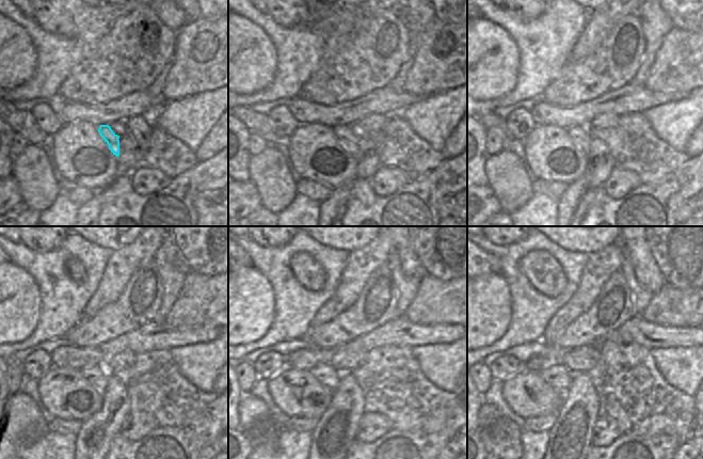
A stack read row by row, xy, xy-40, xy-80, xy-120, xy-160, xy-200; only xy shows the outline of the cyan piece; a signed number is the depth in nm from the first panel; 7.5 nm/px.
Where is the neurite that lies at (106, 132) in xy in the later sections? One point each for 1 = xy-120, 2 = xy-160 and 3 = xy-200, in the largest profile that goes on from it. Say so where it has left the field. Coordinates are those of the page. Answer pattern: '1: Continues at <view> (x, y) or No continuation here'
1: Continues at xy-120 (94, 376)
2: Continues at xy-160 (324, 374)
3: Continues at xy-200 (557, 376).

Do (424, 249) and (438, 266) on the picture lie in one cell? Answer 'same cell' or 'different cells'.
same cell

